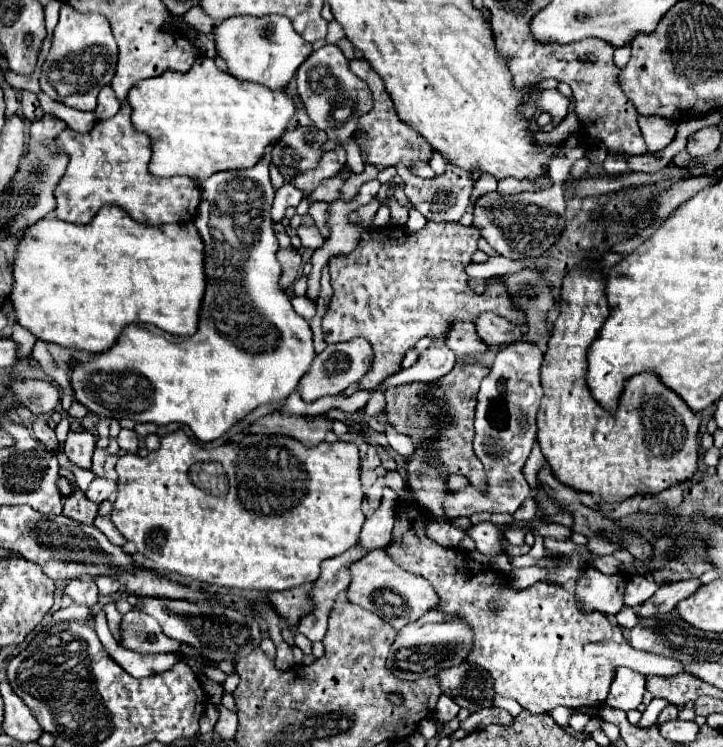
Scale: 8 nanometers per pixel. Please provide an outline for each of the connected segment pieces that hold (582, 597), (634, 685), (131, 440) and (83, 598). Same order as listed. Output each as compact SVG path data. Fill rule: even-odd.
M589 567L577 581L575 597L585 611L601 611L603 615L615 615L623 609L623 595L629 583L629 575L615 573L605 575L595 567Z
M619 667L615 671L605 703L615 709L631 711L641 705L643 693L645 693L645 677L637 671L629 671L627 667Z
M121 429L119 437L117 437L117 443L123 451L133 451L133 449L137 449L137 443L139 443L137 433L131 431L131 429Z
M73 579L67 583L67 587L63 589L63 593L67 597L71 597L71 601L75 605L87 605L93 607L99 601L99 589L95 585L93 579L83 581L83 579Z

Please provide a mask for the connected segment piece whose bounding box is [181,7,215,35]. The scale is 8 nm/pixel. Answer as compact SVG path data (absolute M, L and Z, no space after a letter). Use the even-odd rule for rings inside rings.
M191 7L183 17L181 17L181 21L185 23L185 25L189 25L191 29L195 29L195 31L199 31L199 33L211 33L213 31L213 27L215 27L215 23L203 13L203 9L201 7Z

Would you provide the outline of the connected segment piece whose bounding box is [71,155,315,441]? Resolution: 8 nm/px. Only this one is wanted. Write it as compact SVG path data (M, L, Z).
M265 155L255 167L241 171L221 171L201 183L201 203L195 227L205 243L207 291L201 309L199 331L191 336L169 335L148 323L133 323L109 351L87 363L73 363L73 393L91 413L113 419L133 419L137 423L185 423L201 441L223 437L233 425L249 415L257 405L281 403L309 371L315 349L309 323L293 311L289 297L279 287L281 265L275 259L279 249L269 215L273 187L269 181L271 157Z

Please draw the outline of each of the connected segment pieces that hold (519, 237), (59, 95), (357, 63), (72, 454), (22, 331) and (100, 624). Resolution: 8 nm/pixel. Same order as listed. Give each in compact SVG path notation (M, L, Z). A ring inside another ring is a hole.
M555 185L539 193L517 193L517 195L501 195L499 191L491 191L479 197L473 203L471 211L475 217L473 225L481 229L479 233L499 255L509 259L521 259L525 255L541 257L561 237L565 229L565 195L561 185ZM529 207L533 211L529 211ZM539 219L543 219L545 223Z
M61 3L59 23L53 31L53 47L43 63L41 89L59 103L93 111L101 87L109 85L117 65L117 43L111 33L109 21L97 13L79 13L69 3Z
M353 59L349 63L351 71L361 77L371 93L373 93L373 109L363 115L357 123L357 131L363 129L367 133L365 141L359 141L359 147L363 151L363 161L375 165L377 169L385 169L385 167L395 167L397 163L403 163L405 167L411 167L415 161L429 161L431 159L431 147L429 143L425 143L425 139L421 139L421 135L417 135L417 131L413 131L413 127L409 127L405 121L399 119L395 105L389 97L389 93L385 91L383 81L379 79L379 75L371 69L371 65L365 59Z
M69 431L67 441L65 441L65 453L75 465L89 469L95 441L97 441L95 435L89 431Z
M17 321L13 323L11 335L13 335L13 339L17 339L17 343L19 343L21 359L23 359L23 357L29 357L29 355L31 355L31 347L35 345L35 335L33 335L31 331L27 331L25 327L21 327Z
M99 611L97 613L97 623L95 623L95 631L101 639L101 643L107 647L109 655L113 655L113 659L133 677L141 679L141 677L149 677L149 675L157 675L163 671L169 671L171 667L175 667L181 661L181 655L171 651L171 653L159 653L159 655L139 655L133 651L127 651L123 647L117 645L113 633L109 631L107 623L105 623L105 613Z

